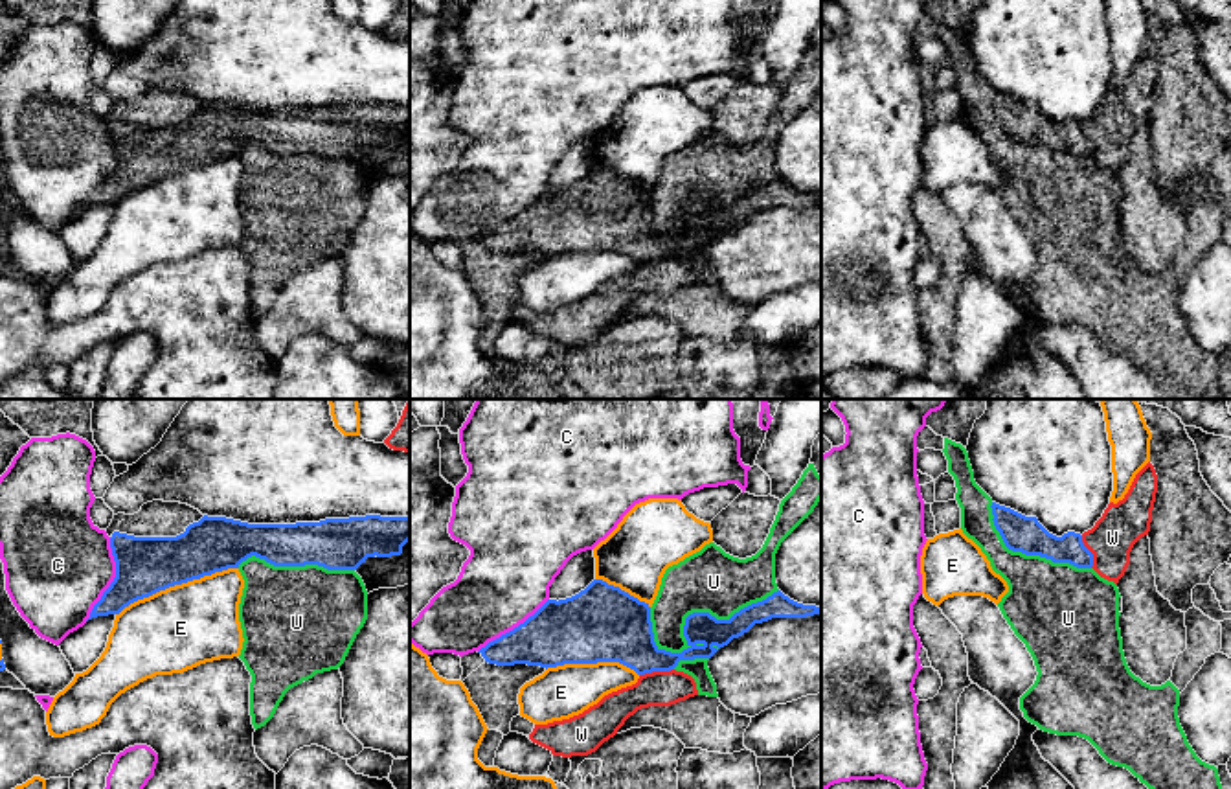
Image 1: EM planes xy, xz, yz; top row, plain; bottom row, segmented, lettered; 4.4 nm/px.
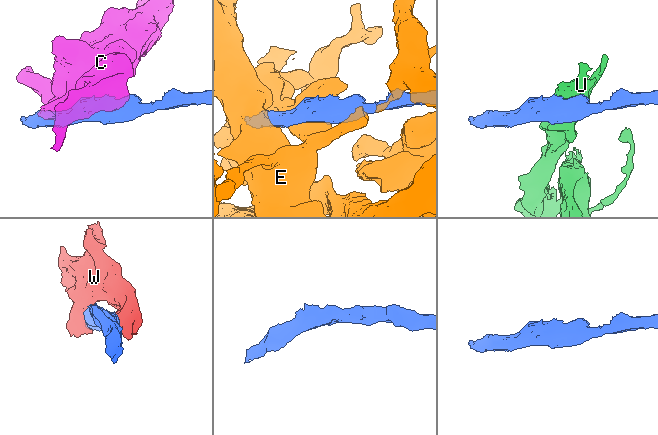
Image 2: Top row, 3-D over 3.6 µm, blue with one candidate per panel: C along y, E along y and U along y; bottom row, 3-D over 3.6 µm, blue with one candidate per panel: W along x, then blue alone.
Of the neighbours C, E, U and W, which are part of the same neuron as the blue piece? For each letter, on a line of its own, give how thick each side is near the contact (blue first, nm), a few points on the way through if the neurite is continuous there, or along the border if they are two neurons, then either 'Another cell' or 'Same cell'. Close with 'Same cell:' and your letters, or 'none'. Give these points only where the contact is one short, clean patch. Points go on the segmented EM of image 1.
C: Thickness 260 nm (blue) against 460 nm. Another cell
E: Thickness 260 nm (blue) against 360 nm. Another cell
U: Thickness 140 nm (blue) against 280 nm. Another cell
W: Thickness 300 nm (blue) against 160 nm. Another cell
Same cell: none

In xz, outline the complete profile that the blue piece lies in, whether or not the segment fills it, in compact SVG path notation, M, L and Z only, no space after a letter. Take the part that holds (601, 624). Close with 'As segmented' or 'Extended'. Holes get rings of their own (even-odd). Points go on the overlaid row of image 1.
M593 579L571 598L548 600L524 623L478 653L496 666L527 664L548 669L564 664L619 662L645 675L671 671L680 660L711 658L755 623L814 614L821 614L821 607L797 603L781 590L740 609L729 620L693 612L683 625L689 647L671 653L654 642L649 603L603 579Z. As segmented

